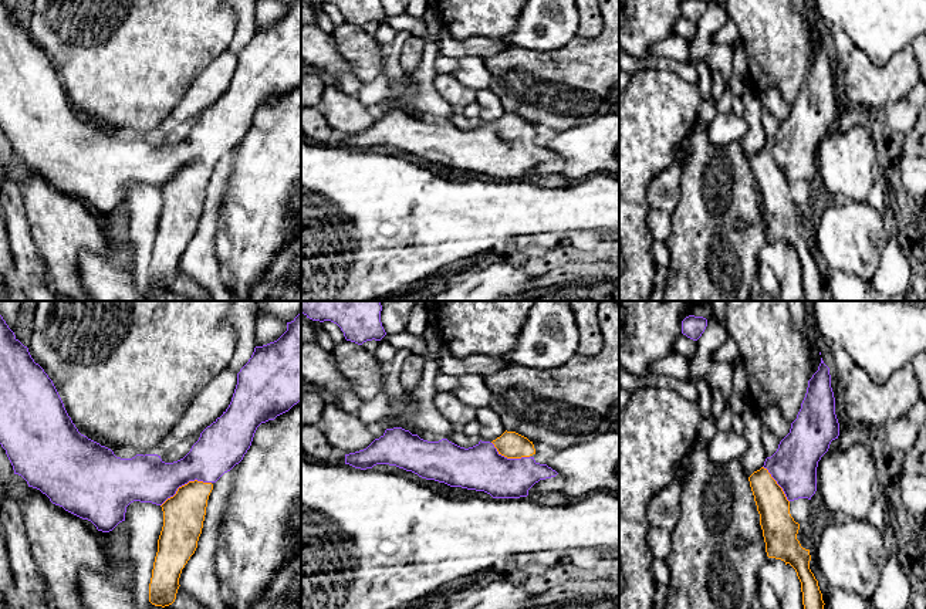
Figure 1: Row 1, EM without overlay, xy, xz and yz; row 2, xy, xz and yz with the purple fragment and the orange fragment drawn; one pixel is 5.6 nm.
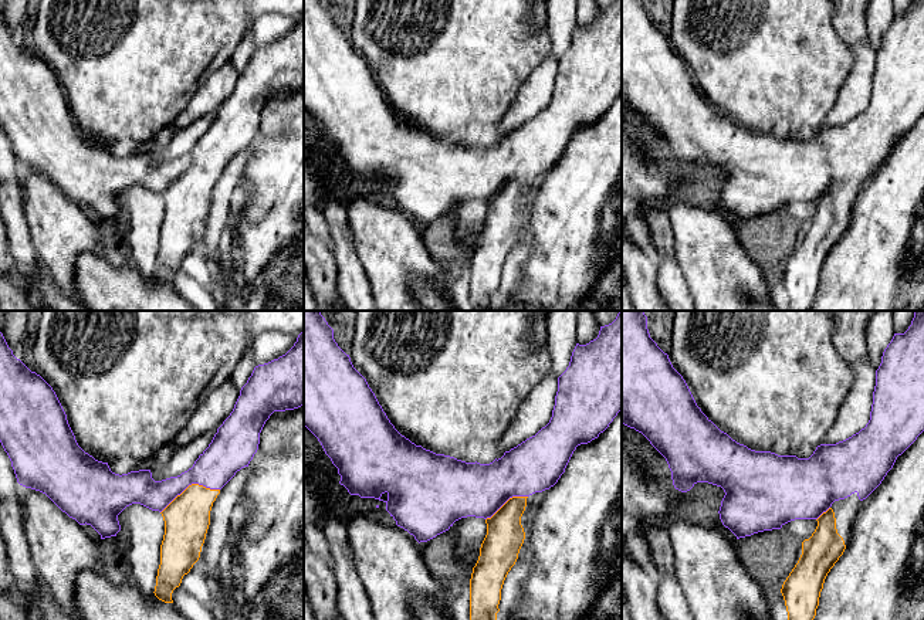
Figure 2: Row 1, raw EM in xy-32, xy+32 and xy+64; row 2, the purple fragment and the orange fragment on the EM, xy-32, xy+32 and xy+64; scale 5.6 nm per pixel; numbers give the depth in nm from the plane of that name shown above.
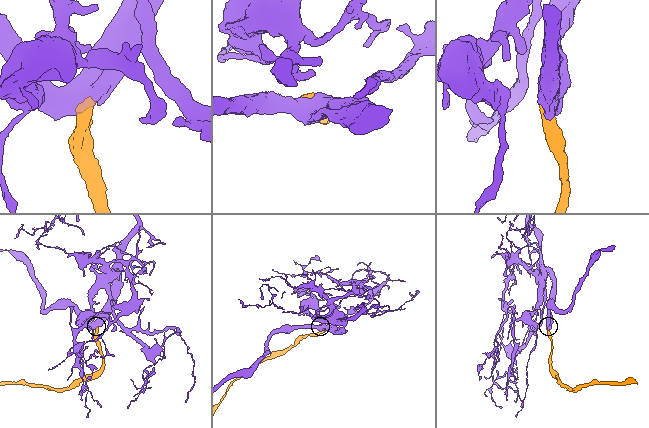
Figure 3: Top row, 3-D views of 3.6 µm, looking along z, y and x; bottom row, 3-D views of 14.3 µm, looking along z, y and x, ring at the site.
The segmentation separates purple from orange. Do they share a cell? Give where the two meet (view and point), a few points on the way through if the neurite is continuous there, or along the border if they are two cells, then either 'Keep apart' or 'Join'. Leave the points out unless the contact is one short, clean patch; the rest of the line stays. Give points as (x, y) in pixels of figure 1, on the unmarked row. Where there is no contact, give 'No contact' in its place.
Touches purple at xy (185, 165). Path across: xy (146, 161), (159, 165), (185, 165), (183, 196). Join

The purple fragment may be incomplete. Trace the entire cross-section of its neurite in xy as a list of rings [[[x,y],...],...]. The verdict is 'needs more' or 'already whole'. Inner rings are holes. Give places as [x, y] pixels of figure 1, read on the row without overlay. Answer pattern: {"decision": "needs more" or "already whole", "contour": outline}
{"decision": "needs more", "contour": [[[0,0],[0,126],[14,156],[102,214],[125,203],[126,189],[134,183],[160,187],[163,209],[149,265],[149,284],[155,288],[165,290],[176,281],[182,251],[197,230],[213,166],[243,142],[261,105],[274,102],[300,82],[301,0],[294,0],[277,23],[254,30],[237,55],[229,89],[200,115],[183,141],[173,145],[165,145],[158,136],[121,141],[78,114],[53,62]]]}

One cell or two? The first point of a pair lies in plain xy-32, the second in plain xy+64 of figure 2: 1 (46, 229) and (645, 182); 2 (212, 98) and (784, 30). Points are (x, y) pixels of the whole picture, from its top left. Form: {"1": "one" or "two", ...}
{"1": "two", "2": "two"}

